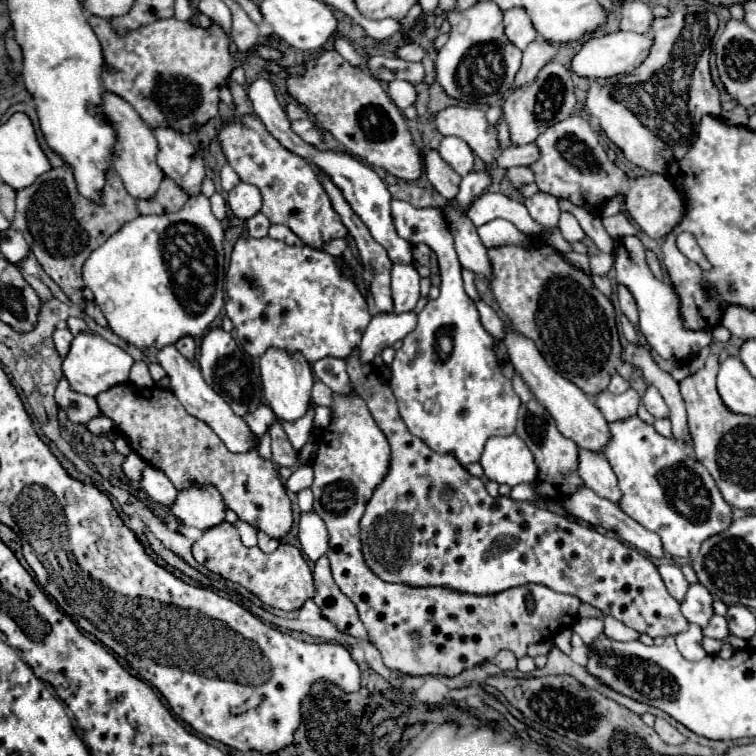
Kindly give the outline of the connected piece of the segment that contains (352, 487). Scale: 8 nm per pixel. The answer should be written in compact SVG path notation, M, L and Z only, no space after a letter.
M354 391L344 395L334 393L334 401L330 409L332 409L332 421L320 433L318 451L312 461L314 483L310 489L314 493L314 511L324 519L330 533L330 547L326 555L330 559L334 581L340 587L340 591L356 605L358 615L368 631L368 639L380 651L386 667L398 669L406 675L454 677L460 671L480 665L488 657L494 657L502 649L510 649L516 657L524 657L528 645L554 639L562 627L570 627L578 619L578 607L580 607L578 597L556 593L536 583L512 587L492 595L470 595L448 587L410 587L404 583L382 581L364 561L362 541L360 541L360 519L368 499L372 497L374 489L388 471L390 445L384 433L378 429L376 421L372 419L364 399Z

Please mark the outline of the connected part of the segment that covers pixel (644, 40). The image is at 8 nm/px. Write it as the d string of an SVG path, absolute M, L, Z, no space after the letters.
M618 31L604 37L590 37L582 45L582 51L578 51L576 57L572 59L572 69L576 75L592 77L592 79L628 73L634 71L648 57L650 47L652 47L652 35L640 35L634 31Z

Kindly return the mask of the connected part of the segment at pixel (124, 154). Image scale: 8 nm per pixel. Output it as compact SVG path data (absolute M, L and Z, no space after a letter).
M104 91L102 93L102 103L96 105L96 107L90 107L90 113L92 115L104 115L104 119L114 125L116 129L116 143L114 143L114 171L118 173L118 177L122 179L126 191L132 195L132 197L138 197L138 199L150 199L158 187L160 187L160 181L164 177L162 169L158 167L156 163L156 153L158 153L158 141L152 133L152 129L140 119L140 115L136 113L136 109L126 103L124 99L120 99L118 95L110 93L110 91Z

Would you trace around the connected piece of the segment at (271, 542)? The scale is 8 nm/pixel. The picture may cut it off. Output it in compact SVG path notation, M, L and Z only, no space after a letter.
M260 531L260 533L258 533L258 547L260 547L262 551L270 553L270 551L274 551L278 545L280 545L280 541L278 541L278 539L272 539L272 537L264 535L264 531Z

